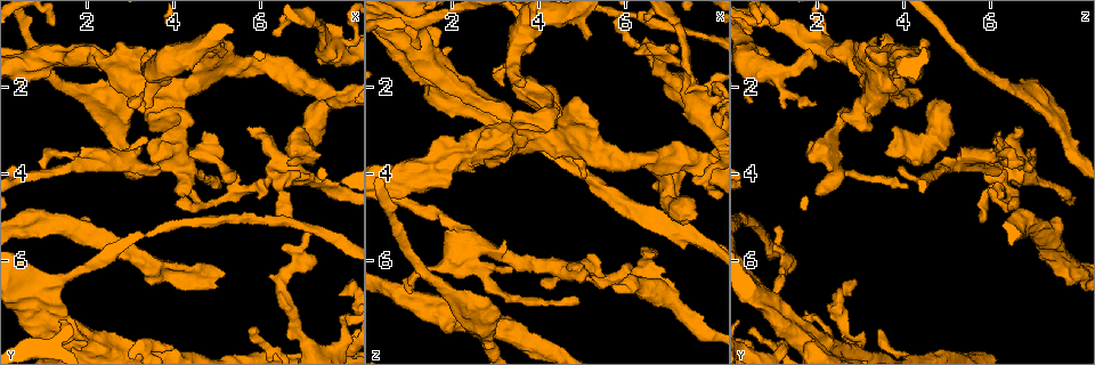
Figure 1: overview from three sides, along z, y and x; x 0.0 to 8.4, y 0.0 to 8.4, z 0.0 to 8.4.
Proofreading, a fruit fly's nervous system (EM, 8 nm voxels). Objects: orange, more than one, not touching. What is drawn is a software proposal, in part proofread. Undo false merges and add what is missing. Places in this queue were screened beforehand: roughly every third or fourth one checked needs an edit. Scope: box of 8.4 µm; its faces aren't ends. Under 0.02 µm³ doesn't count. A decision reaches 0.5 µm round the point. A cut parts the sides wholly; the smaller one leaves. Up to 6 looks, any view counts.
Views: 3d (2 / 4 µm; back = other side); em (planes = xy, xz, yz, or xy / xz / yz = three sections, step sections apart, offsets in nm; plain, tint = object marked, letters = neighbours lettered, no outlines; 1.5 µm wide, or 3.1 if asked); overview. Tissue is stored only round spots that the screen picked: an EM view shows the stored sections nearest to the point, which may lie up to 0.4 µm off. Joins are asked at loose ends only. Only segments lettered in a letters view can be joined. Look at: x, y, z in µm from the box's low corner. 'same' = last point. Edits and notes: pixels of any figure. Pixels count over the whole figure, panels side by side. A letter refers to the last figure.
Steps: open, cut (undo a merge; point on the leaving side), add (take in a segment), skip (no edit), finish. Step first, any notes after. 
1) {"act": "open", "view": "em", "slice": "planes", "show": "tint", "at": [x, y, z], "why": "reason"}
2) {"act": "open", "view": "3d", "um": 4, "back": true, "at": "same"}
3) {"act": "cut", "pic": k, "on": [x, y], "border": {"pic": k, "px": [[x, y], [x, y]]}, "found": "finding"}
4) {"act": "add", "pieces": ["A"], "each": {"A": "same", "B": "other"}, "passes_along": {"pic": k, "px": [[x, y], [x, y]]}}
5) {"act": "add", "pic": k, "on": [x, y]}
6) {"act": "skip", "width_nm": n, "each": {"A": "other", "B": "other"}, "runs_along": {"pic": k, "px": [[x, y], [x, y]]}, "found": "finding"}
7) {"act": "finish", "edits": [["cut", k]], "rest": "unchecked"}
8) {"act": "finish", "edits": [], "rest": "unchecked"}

{"act": "open", "view": "em", "slice": "yz", "step": 8, "show": "tint", "at": [3.45, 6.10, 7.60], "why": "arms part here"}

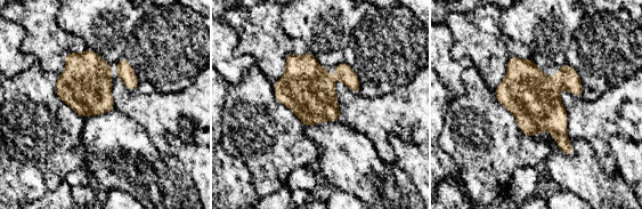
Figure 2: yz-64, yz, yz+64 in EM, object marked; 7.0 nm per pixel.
{"act": "open", "view": "em", "slice": "yz", "step": 8, "show": "letters", "at": "same", "why": "see the neighbours"}

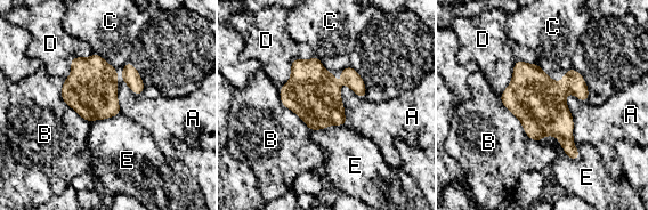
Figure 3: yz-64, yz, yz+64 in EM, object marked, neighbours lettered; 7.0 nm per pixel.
{"act": "skip", "width_nm": 380, "longest_contact_nm": ["B", 440], "each": {"A": "other", "B": "other", "C": "other", "D": "other", "E": "other"}, "found": "all the same neuron"}

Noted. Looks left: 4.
{"act": "open", "view": "3d", "um": 4, "at": [5.05, 4.30, 4.10], "why": "tapers out"}

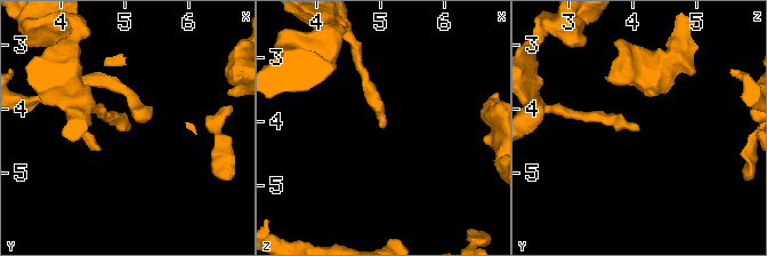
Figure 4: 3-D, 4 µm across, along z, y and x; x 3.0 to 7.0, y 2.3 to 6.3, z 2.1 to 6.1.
{"act": "open", "view": "em", "slice": "planes", "show": "tint", "at": [5.10, 4.30, 4.15]}

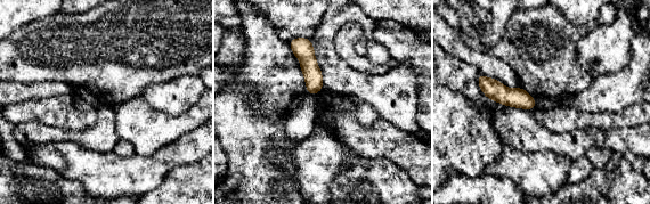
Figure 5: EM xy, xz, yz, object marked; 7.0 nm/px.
{"act": "open", "view": "em", "slice": "planes", "show": "letters", "at": "same"}

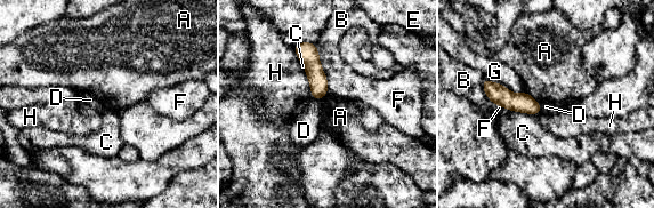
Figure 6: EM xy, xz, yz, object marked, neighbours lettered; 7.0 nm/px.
{"act": "skip", "longest_contact_nm": ["G", 300], "each": {"A": "other", "B": "other", "C": "other", "D": "other", "E": "other", "F": "other", "G": "other", "H": "other"}, "found": "none of them fits"}

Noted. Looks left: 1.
{"act": "open", "view": "em", "slice": "planes", "show": "letters", "at": [3.35, 3.45, 1.90]}

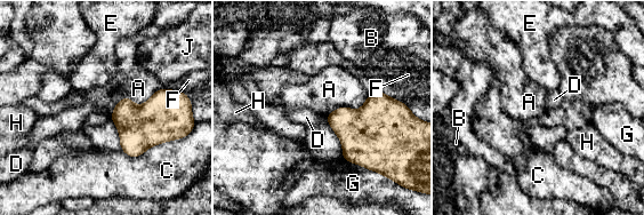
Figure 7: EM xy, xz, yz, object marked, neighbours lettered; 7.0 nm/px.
{"act": "skip", "each": {"A": "other", "B": "other", "C": "other", "D": "other", "E": "other", "F": "other", "G": "other", "H": "other", "J": "other"}, "border": {"pic": 7, "px": [[178, 89], [125, 96], [110, 118]]}, "found": "no lettered segment goes on from it"}

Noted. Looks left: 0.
{"act": "finish", "edits": [], "rest": "unchecked"}

